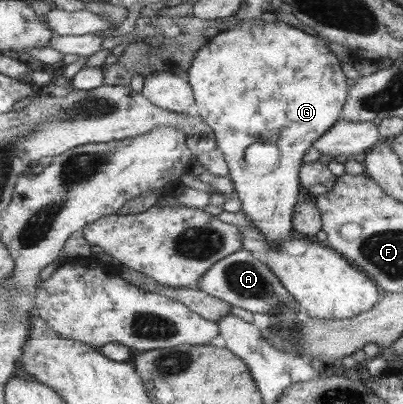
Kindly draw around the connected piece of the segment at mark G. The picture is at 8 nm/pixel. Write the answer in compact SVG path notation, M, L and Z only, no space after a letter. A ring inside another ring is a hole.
M258 18L246 19L236 26L232 26L228 31L221 31L216 37L209 39L208 43L196 54L190 69L187 71L189 75L188 81L192 85L195 100L197 101L196 111L198 117L203 119L205 123L215 132L217 138L217 148L219 148L225 156L226 162L229 166L230 175L234 186L234 191L238 194L239 200L242 203L241 211L244 213L245 217L249 220L251 225L256 226L262 234L266 234L266 240L270 244L276 244L276 242L284 241L292 235L294 235L295 229L293 227L295 219L295 207L298 204L298 195L302 193L301 185L301 170L304 166L304 157L306 153L312 149L312 147L324 136L326 136L343 118L343 109L345 103L348 101L350 95L351 85L348 85L348 77L344 75L342 70L342 63L340 59L332 53L332 49L324 43L324 39L318 36L310 35L294 25L288 25L288 23L283 22L268 22L263 21ZM266 142L274 143L282 153L280 169L276 169L272 173L272 177L268 179L250 179L250 171L248 171L248 163L245 161L245 154L247 148L254 143Z

